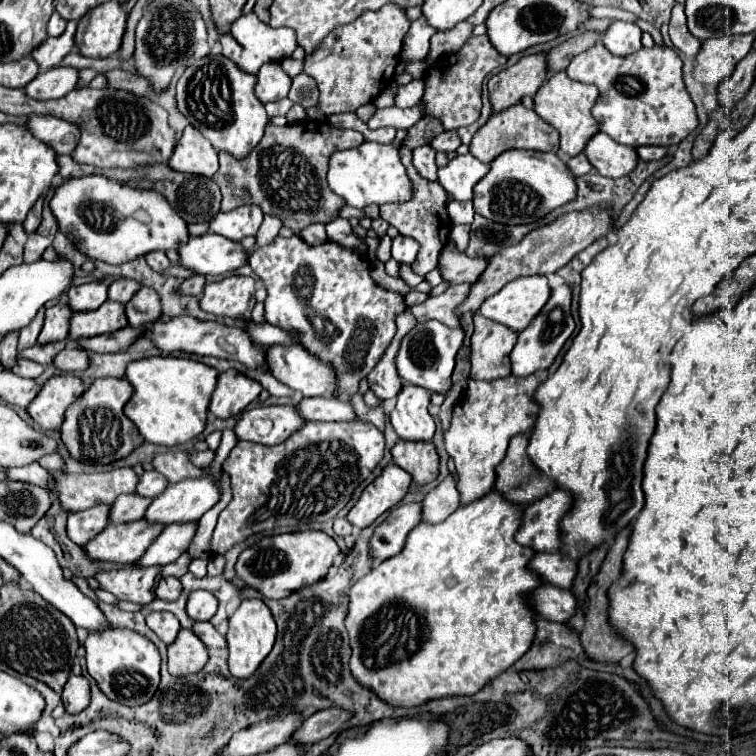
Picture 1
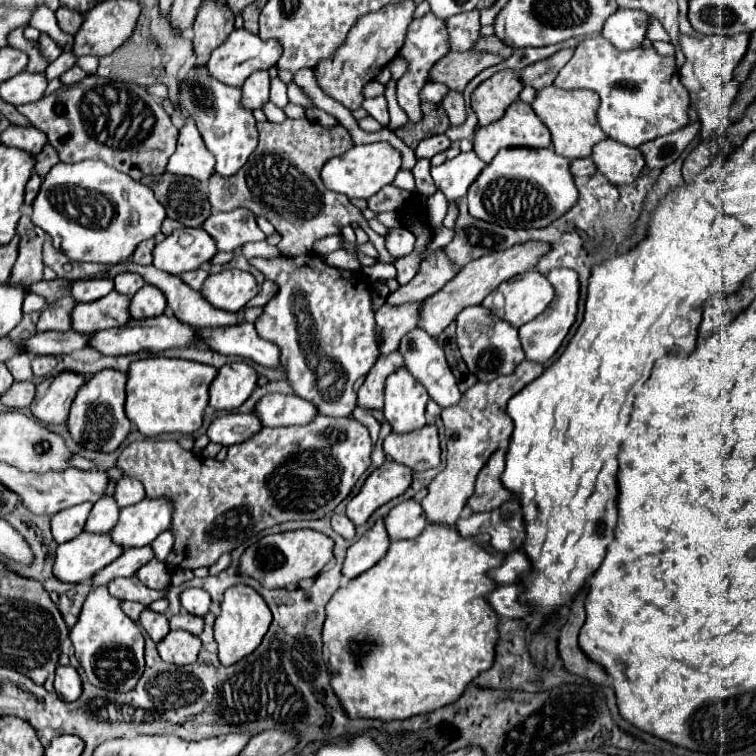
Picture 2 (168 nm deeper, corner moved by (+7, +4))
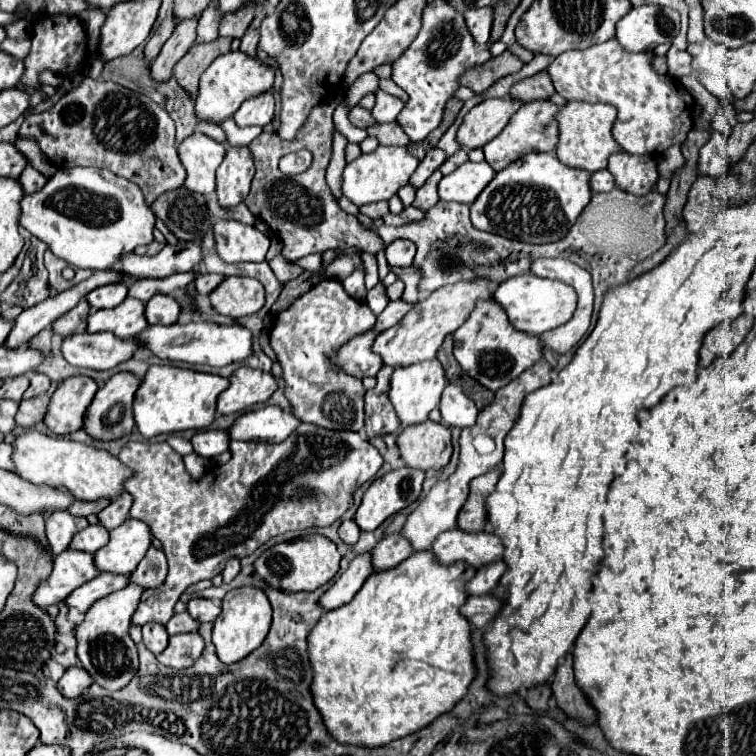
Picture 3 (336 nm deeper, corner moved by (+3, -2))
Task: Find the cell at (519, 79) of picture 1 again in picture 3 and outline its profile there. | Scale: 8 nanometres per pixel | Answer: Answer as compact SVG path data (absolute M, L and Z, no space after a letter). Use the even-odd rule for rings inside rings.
M511 97L487 99L475 105L463 119L457 131L457 143L465 149L481 149L485 143L495 139L509 123L511 115L521 107Z

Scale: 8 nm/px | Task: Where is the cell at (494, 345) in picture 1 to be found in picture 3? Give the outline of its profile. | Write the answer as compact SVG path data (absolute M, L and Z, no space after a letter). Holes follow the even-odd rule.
M493 297L475 303L475 309L469 313L467 321L453 333L453 343L455 343L453 353L461 369L491 391L505 387L509 381L517 379L525 369L533 367L539 359L543 359L541 339L517 331L509 323L503 307L495 303Z

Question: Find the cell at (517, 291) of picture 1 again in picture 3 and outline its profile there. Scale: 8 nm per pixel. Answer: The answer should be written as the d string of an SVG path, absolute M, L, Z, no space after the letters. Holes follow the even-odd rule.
M533 273L517 275L517 277L503 281L497 287L493 297L509 315L511 325L517 331L523 331L523 333L529 333L529 335L541 335L545 331L557 329L559 325L567 323L573 317L575 307L577 307L577 293L573 291L571 285L557 281L557 279L535 277Z

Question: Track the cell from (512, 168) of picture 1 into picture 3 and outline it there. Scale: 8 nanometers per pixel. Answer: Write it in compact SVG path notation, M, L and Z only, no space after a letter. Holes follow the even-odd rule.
M533 152L499 171L479 201L471 205L475 229L499 233L501 237L523 243L559 241L573 227L585 205L591 201L591 173L563 165L553 153Z

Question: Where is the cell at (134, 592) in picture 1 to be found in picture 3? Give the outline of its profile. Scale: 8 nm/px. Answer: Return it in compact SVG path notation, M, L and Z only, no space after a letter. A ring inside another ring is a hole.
M301 423L283 443L277 445L233 441L231 453L233 455L229 463L219 465L217 471L209 469L199 481L193 481L183 465L183 457L175 453L167 443L129 441L121 449L119 459L123 461L123 465L135 471L135 477L131 477L131 481L127 481L125 485L125 489L133 495L131 517L145 521L151 527L153 537L163 543L169 567L163 585L147 589L143 593L141 603L135 615L131 617L133 625L145 625L149 621L165 625L171 619L173 607L183 595L183 591L201 579L213 579L215 575L219 575L233 555L239 557L239 553L253 553L271 537L293 529L333 525L353 505L353 491L361 487L367 479L373 479L373 475L385 463L379 451L359 433L329 431L309 423Z

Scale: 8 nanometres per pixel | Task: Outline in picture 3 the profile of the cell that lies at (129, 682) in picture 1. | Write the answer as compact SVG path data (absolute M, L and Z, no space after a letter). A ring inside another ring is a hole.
M127 583L127 587L95 601L85 613L83 623L75 629L79 661L91 673L93 681L109 691L125 687L137 673L139 659L137 659L135 643L129 637L129 627L131 627L131 615L139 605L143 591L145 589L141 585Z

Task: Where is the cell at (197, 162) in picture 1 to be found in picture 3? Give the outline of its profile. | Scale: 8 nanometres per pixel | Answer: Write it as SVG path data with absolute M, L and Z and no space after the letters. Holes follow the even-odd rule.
M193 133L179 145L179 157L187 171L185 187L209 195L215 191L215 169L225 157L225 145L203 133Z

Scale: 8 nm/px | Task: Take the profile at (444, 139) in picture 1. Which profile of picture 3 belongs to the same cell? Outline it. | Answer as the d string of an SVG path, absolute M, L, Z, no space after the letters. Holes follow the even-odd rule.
M431 149L431 151L425 155L425 159L419 163L419 167L415 169L415 173L411 175L411 179L409 179L411 187L419 189L419 187L427 181L427 177L431 177L433 171L439 169L439 165L441 165L445 159L447 159L447 155L445 155L441 149Z

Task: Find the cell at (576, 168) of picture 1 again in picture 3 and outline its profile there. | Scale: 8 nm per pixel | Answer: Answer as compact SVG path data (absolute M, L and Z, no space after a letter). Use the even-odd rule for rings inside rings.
M607 169L593 173L593 175L591 175L591 189L593 189L595 193L607 193L607 191L615 189L615 179L613 179L613 175L611 175Z

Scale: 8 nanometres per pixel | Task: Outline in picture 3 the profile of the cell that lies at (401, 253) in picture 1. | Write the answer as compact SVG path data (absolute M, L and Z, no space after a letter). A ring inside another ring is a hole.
M397 239L387 245L387 261L391 267L409 267L415 257L415 243L407 239Z

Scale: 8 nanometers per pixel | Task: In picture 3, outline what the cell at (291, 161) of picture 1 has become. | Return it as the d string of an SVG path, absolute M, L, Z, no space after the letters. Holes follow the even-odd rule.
M337 93L329 105L319 105L319 109L311 113L311 121L307 121L307 129L303 129L303 137L299 137L299 141L291 141L291 143L279 141L277 133L263 131L249 145L255 163L255 177L245 205L255 217L263 219L271 227L271 231L275 231L275 235L283 243L283 257L289 261L295 261L311 253L325 253L329 249L351 249L351 247L375 255L379 249L385 247L377 233L361 227L355 215L349 215L339 207L337 199L331 195L329 185L325 183L325 169L331 159L331 151L333 151L331 143L335 131L331 115L339 104L339 99L341 93ZM301 149L311 151L313 155L311 167L301 175L293 175L293 177L283 175L277 169L279 159L287 153Z

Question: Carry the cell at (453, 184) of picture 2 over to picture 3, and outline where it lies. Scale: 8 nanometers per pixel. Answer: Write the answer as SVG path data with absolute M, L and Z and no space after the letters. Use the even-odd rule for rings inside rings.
M487 161L483 163L463 163L451 175L443 177L439 183L439 197L443 201L455 201L471 205L479 193L489 185L495 171Z

